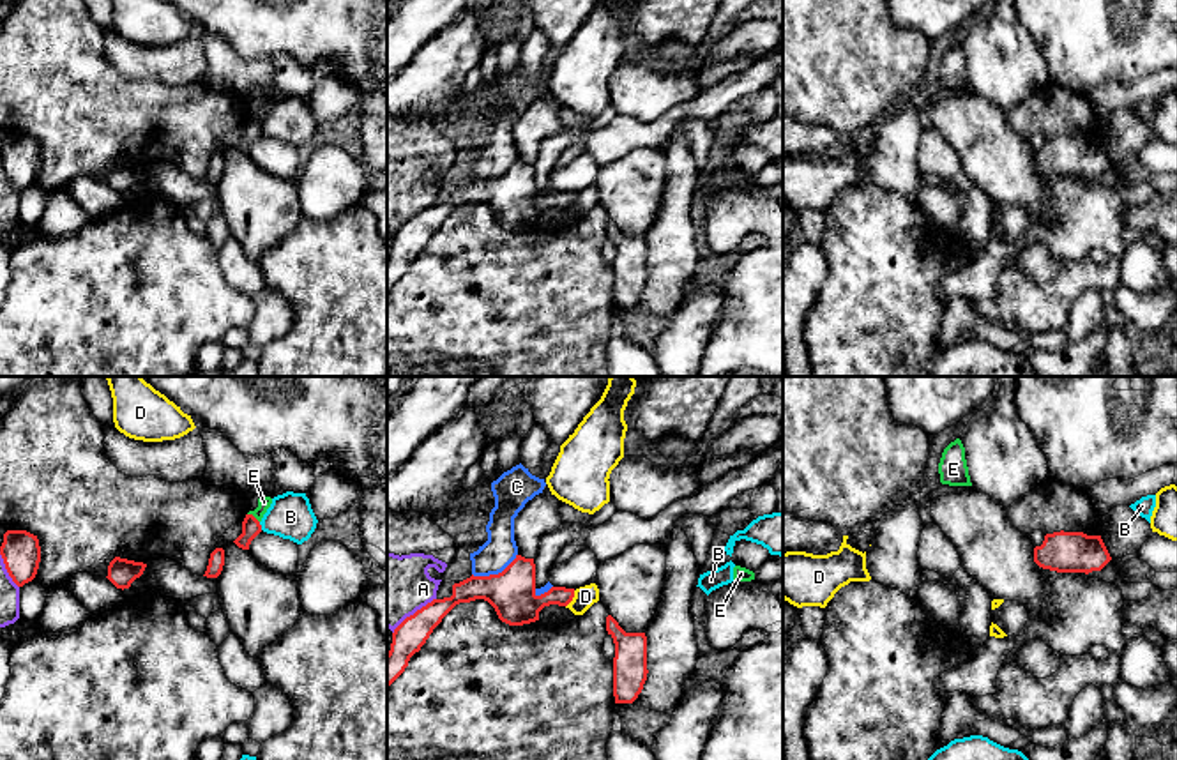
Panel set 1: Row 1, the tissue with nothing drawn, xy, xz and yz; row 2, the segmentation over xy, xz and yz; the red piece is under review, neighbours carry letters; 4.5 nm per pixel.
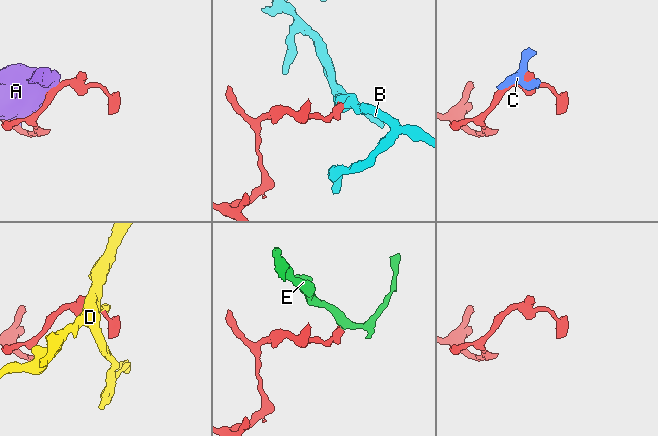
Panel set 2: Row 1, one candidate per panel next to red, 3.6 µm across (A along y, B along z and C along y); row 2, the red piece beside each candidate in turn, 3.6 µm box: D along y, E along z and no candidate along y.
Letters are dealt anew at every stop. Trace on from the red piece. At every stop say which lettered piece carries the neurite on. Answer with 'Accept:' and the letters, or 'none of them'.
Accept: none of them

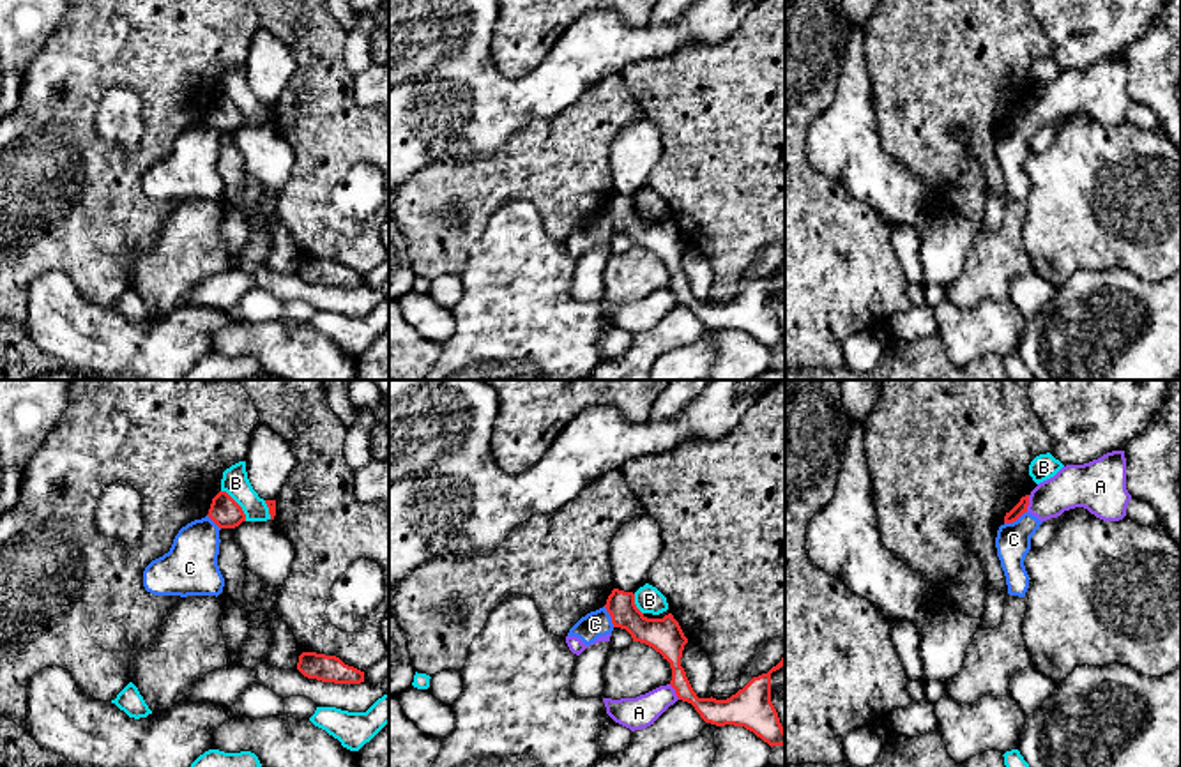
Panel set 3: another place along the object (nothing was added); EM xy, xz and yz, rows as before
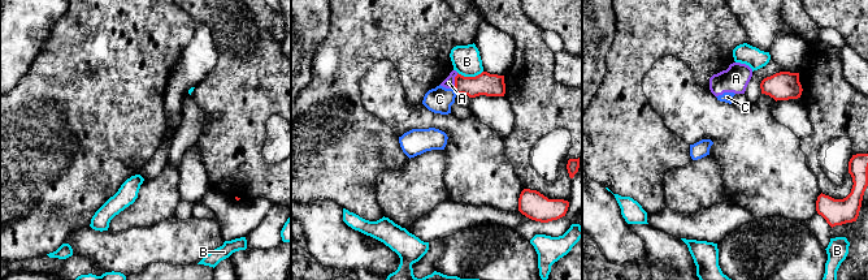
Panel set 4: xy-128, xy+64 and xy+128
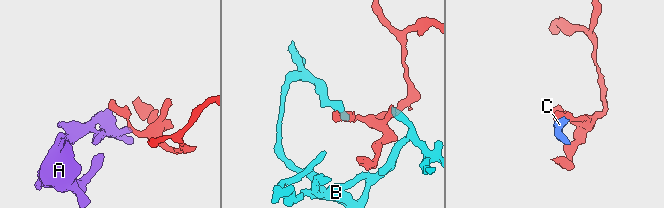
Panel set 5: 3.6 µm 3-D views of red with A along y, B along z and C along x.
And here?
Accept: none of them

